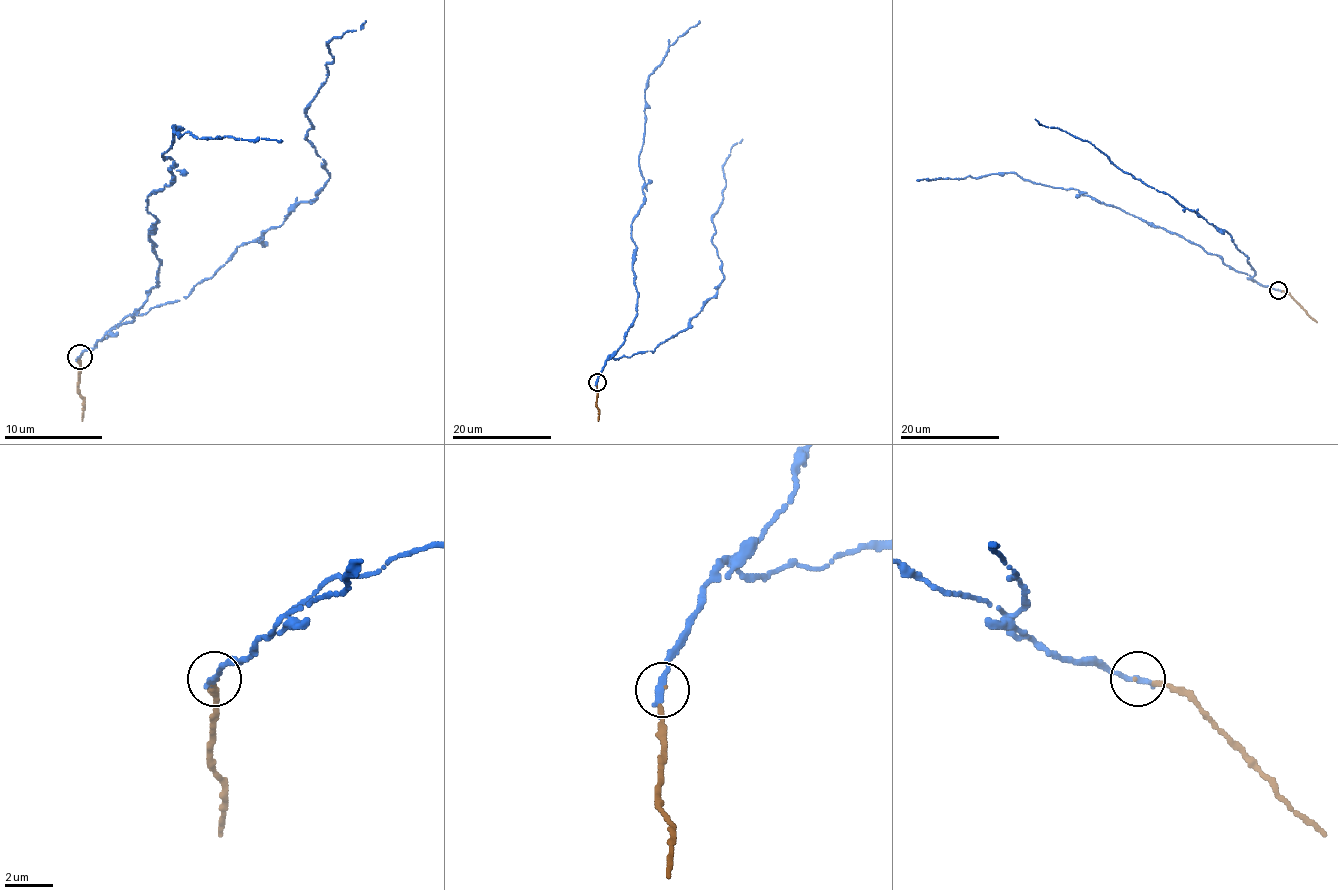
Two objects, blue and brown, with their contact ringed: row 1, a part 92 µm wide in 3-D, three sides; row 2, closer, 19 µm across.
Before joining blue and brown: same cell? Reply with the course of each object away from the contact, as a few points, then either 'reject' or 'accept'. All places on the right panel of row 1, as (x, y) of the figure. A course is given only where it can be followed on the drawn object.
blue runs (1278, 289), (1259, 284), (1178, 235), (1077, 190), (1033, 183), (1013, 172), (916, 180); brown runs (1278, 289), (1288, 292), (1316, 322); accept

